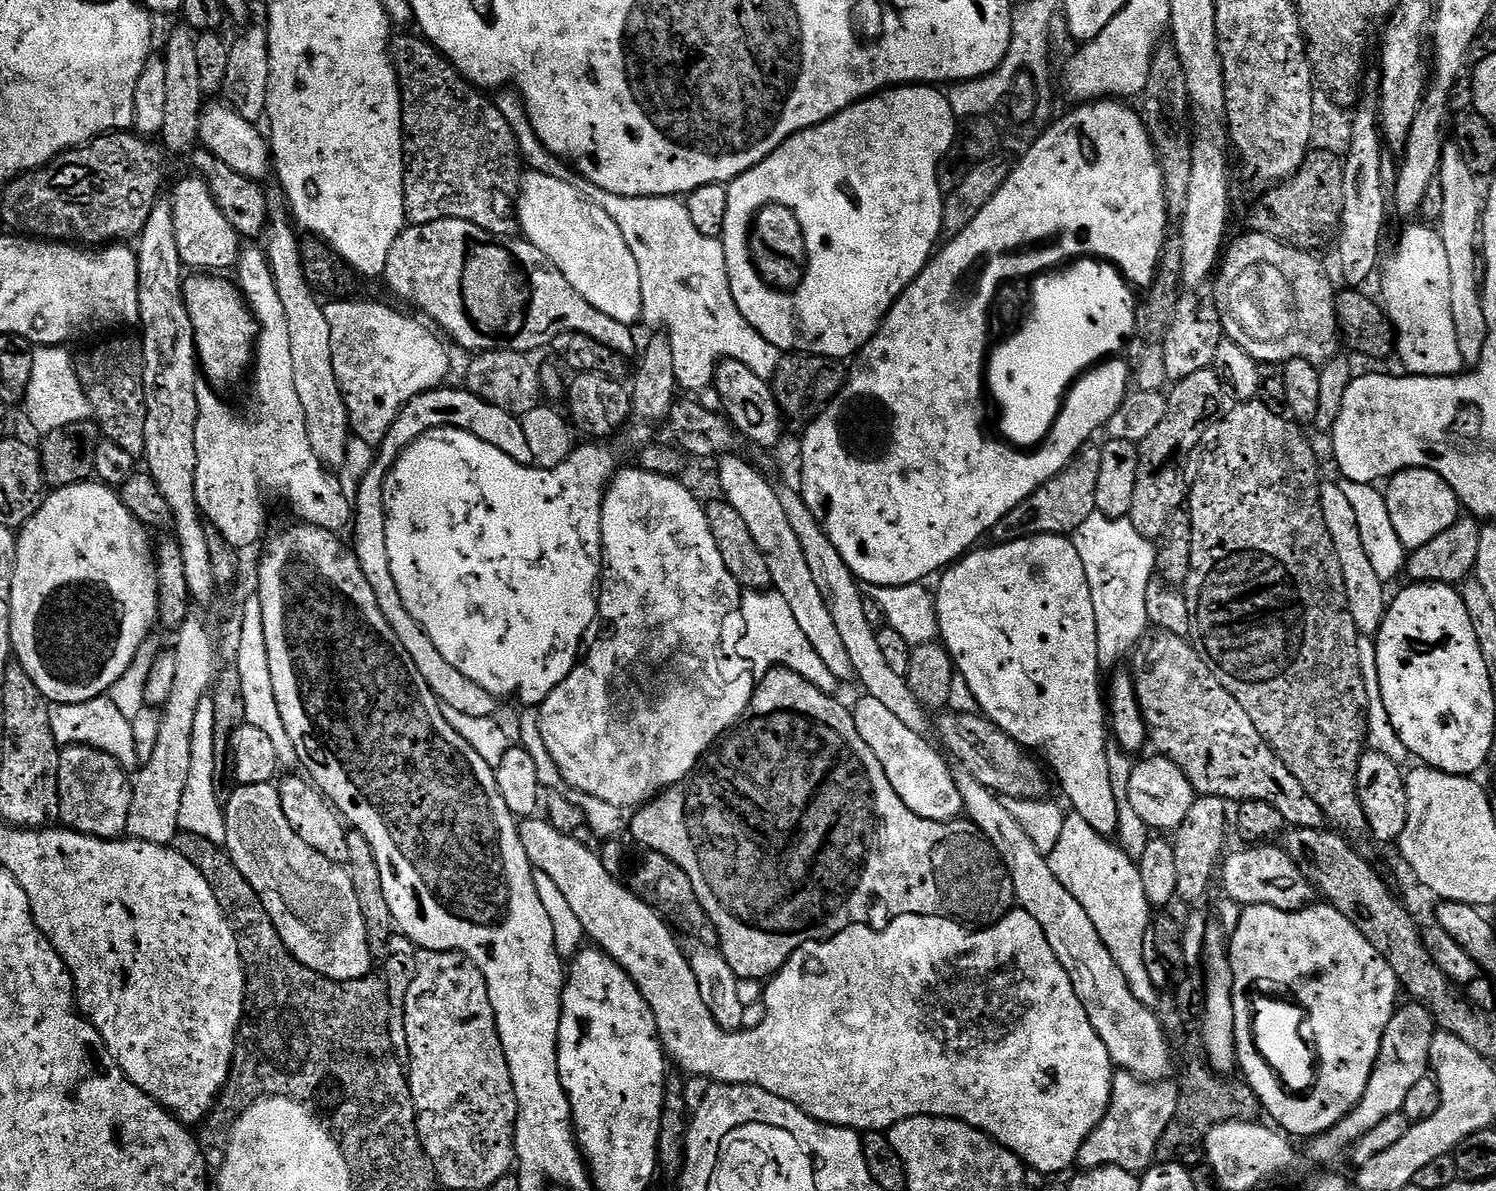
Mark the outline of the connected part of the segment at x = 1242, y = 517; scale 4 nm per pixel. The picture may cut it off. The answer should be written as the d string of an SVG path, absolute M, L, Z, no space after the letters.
M1260 398L1233 403L1219 423L1215 425L1215 428L1216 447L1206 451L1204 457L1201 458L1200 470L1196 480L1194 476L1194 481L1191 483L1190 491L1186 497L1186 510L1192 519L1192 553L1190 554L1190 574L1188 580L1182 585L1182 591L1186 598L1186 606L1190 606L1190 618L1192 619L1190 643L1197 654L1208 663L1208 668L1214 674L1214 678L1218 678L1218 682L1222 682L1222 686L1226 686L1226 690L1230 690L1230 694L1234 694L1234 698L1242 706L1242 710L1246 710L1246 714L1250 714L1250 722L1254 722L1254 730L1258 730L1258 734L1262 734L1262 738L1276 751L1276 757L1288 767L1290 774L1294 774L1294 778L1298 778L1298 782L1302 782L1306 794L1310 794L1310 798L1314 798L1314 802L1318 802L1318 806L1324 812L1325 821L1333 829L1343 833L1345 837L1367 837L1369 835L1368 823L1366 822L1366 814L1362 810L1362 802L1358 798L1358 786L1356 785L1358 762L1366 751L1368 738L1368 695L1366 694L1366 682L1362 682L1362 666L1358 662L1358 642L1361 635L1356 631L1354 618L1350 614L1350 606L1346 602L1346 578L1342 578L1342 566L1338 563L1338 550L1334 550L1334 538L1330 538L1330 530L1326 530L1326 518L1322 518L1322 502L1320 501L1322 477L1320 477L1320 464L1316 461L1316 452L1312 449L1311 442L1304 437L1305 429L1300 424L1287 415L1281 414L1277 409L1266 407L1264 401Z

